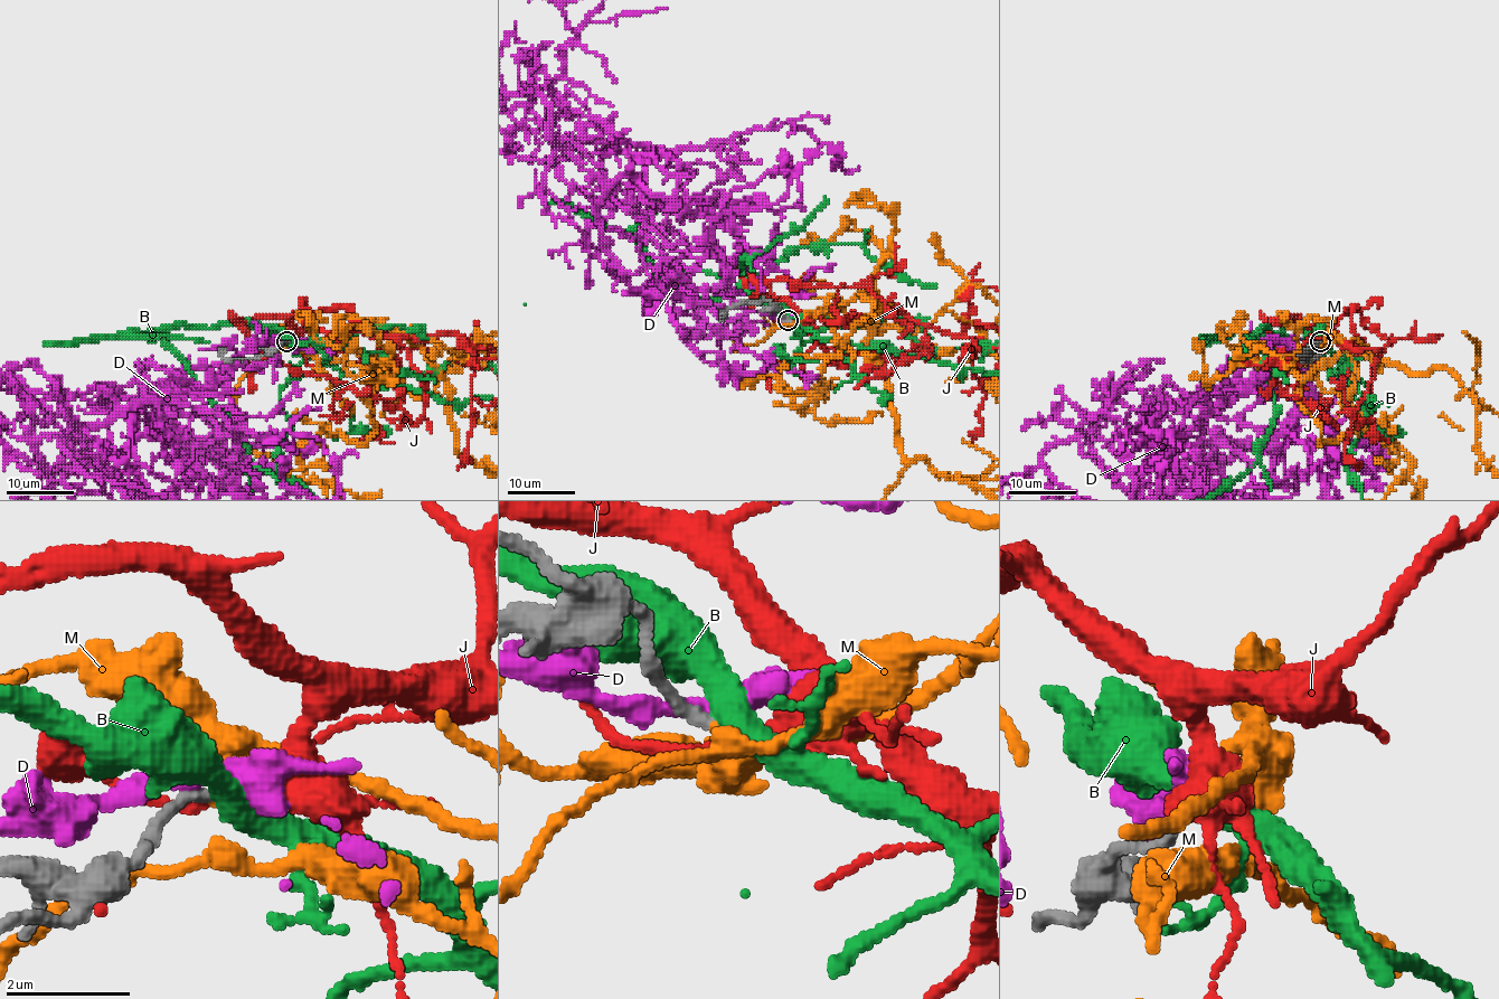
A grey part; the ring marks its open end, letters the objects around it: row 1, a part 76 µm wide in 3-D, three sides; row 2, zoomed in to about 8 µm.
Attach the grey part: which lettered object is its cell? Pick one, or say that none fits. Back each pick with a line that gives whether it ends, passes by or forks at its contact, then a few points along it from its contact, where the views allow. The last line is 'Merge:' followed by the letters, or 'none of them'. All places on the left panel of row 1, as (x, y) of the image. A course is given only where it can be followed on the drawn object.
M: it passes by
Merge: M

